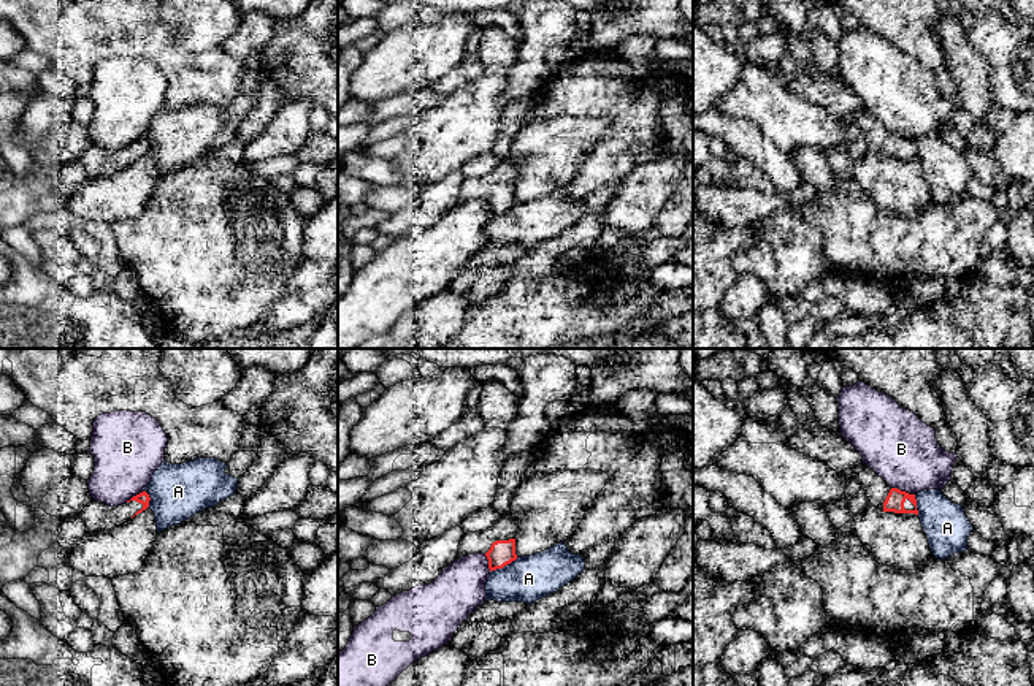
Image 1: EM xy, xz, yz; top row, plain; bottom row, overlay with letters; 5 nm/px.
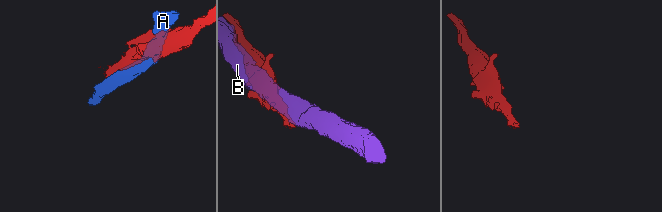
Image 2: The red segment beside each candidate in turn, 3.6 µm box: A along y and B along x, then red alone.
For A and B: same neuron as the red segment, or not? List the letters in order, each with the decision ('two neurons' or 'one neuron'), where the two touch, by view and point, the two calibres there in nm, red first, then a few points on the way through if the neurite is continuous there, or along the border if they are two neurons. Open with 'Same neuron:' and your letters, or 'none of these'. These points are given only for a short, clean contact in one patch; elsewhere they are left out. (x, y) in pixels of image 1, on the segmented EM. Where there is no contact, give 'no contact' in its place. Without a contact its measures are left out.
Same neuron: none of these
A: two neurons | xz (503, 566) | 130/240 nm
B: two neurons | yz (903, 491) | 100/360 nm

